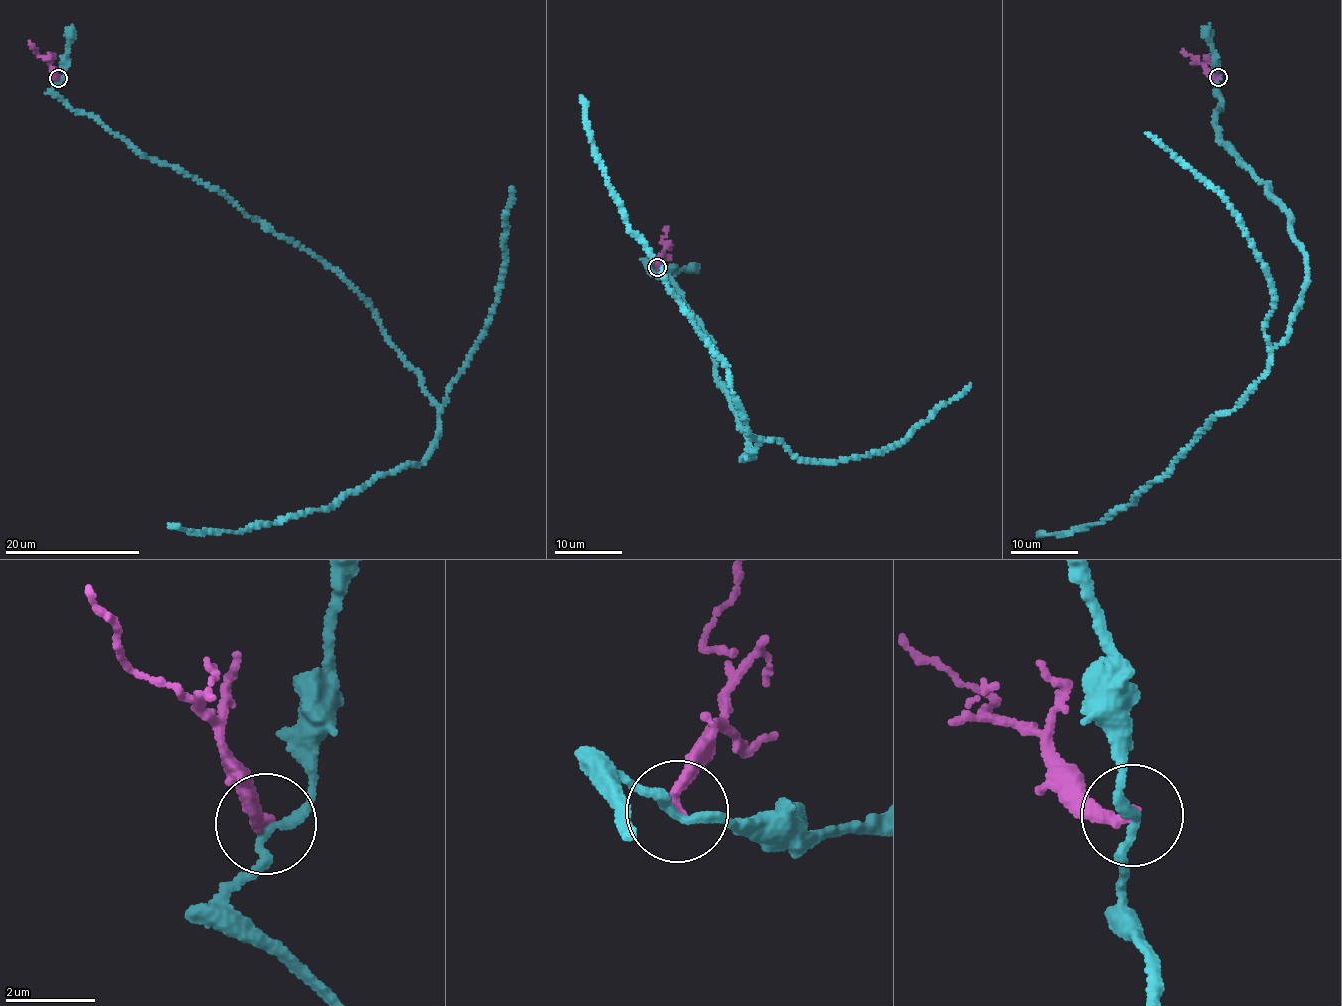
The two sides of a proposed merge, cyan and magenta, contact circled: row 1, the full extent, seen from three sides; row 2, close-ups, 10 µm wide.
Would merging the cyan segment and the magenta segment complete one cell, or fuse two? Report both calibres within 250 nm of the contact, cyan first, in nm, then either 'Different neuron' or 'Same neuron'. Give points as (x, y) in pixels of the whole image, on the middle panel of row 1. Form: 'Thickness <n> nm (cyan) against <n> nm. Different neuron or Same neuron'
Thickness 190 nm (cyan) against 280 nm. Different neuron

